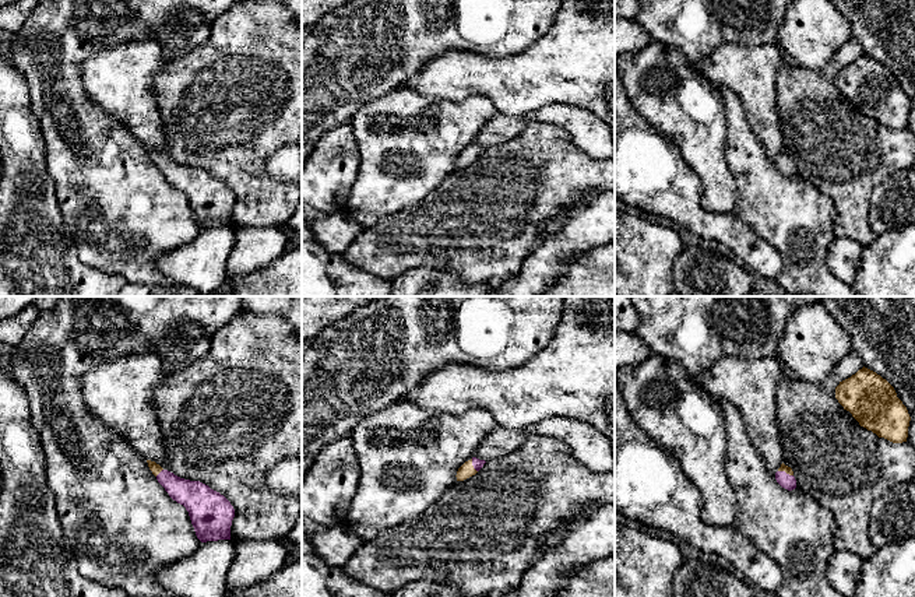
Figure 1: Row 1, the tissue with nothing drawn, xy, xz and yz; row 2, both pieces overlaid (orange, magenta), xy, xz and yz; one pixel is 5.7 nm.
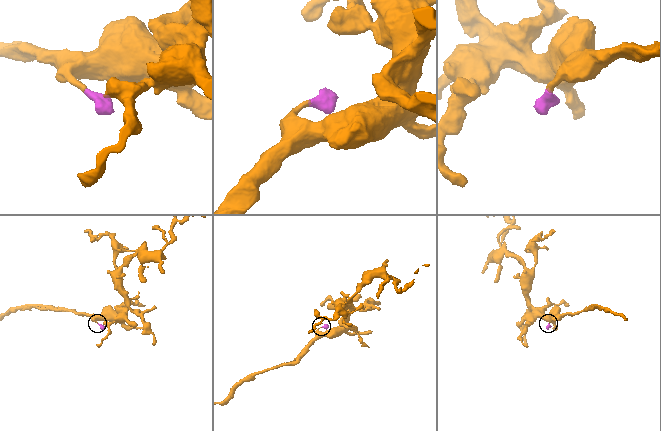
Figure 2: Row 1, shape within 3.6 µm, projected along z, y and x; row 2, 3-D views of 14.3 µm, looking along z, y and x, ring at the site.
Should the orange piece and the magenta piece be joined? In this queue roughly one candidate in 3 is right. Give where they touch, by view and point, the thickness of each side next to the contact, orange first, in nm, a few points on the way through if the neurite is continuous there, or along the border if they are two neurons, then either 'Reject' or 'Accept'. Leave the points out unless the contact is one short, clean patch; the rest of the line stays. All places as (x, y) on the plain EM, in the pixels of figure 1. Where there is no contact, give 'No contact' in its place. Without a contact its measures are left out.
Touches orange at xz (472, 153). Thickness 90 nm (orange) against 60 nm. Path across: xz (467, 157), (472, 153), (477, 150). Accept

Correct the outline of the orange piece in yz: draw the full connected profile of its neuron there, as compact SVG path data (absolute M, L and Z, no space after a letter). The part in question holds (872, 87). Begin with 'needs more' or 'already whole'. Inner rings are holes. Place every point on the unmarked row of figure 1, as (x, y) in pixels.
already whole | M862 55L835 74L835 85L861 113L893 130L907 129L911 103L894 74Z

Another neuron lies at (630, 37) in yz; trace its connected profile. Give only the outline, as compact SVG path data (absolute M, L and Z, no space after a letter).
M615 15L615 59L623 53L643 50L650 41L650 34L637 20L627 20Z

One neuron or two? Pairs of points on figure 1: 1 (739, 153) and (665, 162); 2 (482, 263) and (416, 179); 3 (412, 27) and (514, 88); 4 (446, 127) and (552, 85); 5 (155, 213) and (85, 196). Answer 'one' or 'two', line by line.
1: two
2: two
3: two
4: two
5: one

